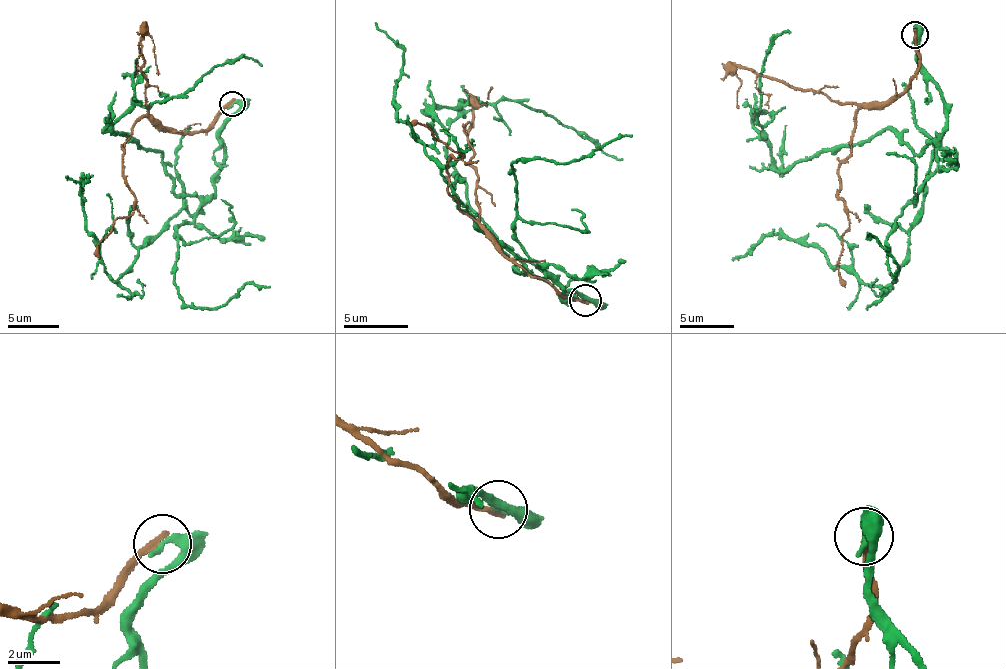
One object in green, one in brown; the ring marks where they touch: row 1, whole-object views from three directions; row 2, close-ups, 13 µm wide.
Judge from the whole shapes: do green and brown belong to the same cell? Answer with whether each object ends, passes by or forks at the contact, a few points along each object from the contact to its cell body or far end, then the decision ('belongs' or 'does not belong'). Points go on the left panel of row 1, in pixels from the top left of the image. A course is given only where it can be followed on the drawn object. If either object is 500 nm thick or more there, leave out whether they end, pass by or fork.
green ends; brown ends; course green (232, 104), (203, 198), (175, 192), (160, 152), (111, 127), (245, 56), (262, 66); course brown (232, 105), (209, 126), (188, 132), (144, 116), (134, 124), (124, 148), (134, 210), (114, 222), (98, 258); does not belong

